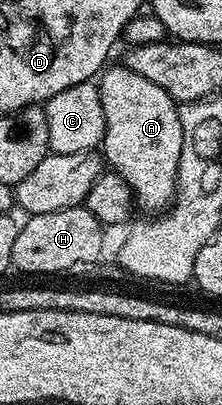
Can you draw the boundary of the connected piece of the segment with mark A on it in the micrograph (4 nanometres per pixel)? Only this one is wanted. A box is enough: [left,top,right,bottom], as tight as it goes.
[99,64,183,212]

